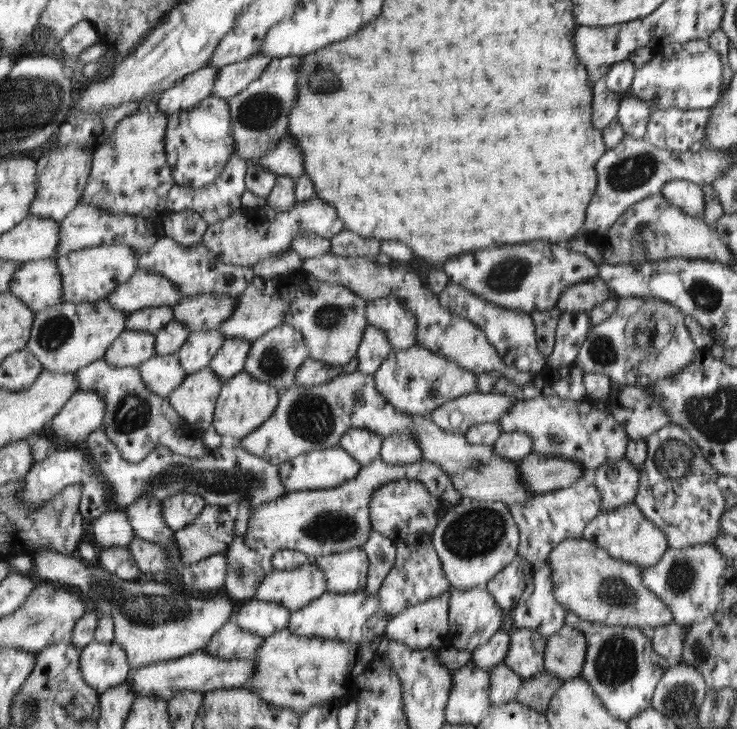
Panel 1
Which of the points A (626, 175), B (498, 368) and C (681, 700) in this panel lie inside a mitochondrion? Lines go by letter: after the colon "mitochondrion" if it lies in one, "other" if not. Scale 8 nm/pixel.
A: mitochondrion
B: other
C: mitochondrion

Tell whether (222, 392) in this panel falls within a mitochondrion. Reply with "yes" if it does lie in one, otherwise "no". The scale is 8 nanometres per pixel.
no

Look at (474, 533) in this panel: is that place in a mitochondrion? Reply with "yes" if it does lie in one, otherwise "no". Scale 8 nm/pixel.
yes

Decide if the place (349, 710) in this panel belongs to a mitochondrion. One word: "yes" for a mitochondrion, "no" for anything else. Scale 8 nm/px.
no

